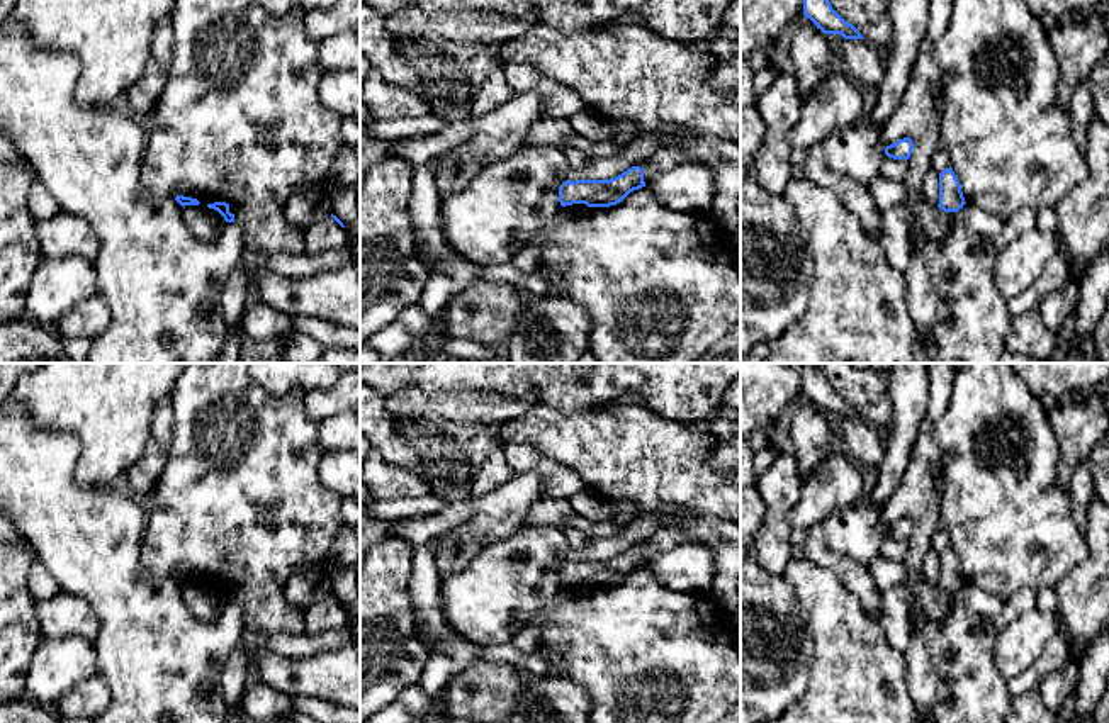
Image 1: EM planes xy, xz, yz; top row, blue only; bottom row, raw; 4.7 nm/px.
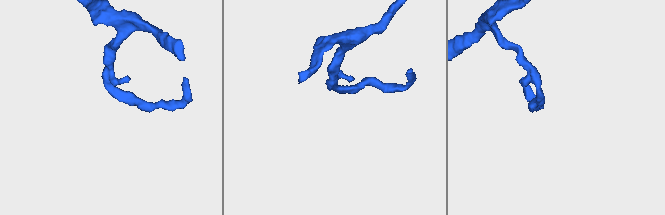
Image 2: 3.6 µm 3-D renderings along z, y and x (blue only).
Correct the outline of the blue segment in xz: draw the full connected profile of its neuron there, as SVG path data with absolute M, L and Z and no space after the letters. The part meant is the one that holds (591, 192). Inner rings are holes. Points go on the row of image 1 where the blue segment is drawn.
M632 166L610 180L566 180L559 187L562 207L586 204L588 207L610 207L620 204L630 192L645 187L644 170Z

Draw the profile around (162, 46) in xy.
M172 12L161 17L155 27L151 41L151 58L160 64L161 70L168 71L173 58L173 25Z

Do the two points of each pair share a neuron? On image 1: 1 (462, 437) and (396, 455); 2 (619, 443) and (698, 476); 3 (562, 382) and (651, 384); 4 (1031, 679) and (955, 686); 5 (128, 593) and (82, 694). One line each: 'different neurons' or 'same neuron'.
1: same neuron
2: same neuron
3: same neuron
4: different neurons
5: different neurons

